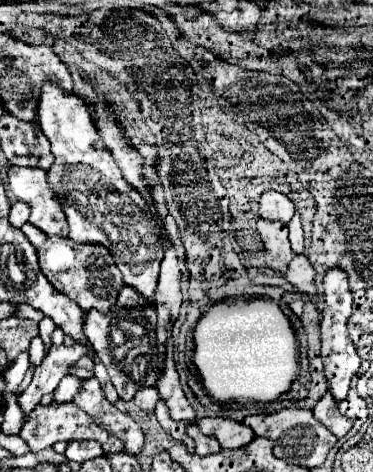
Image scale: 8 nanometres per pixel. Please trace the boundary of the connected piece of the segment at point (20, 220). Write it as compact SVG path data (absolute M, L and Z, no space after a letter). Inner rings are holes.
M14 202L8 220L10 220L10 224L12 224L14 228L20 228L22 224L28 222L28 216L30 216L30 206L26 206L24 202Z

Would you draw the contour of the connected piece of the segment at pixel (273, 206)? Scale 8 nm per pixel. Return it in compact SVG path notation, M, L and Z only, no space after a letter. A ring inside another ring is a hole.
M264 192L260 198L260 216L266 220L278 220L282 224L288 224L294 216L294 204L288 196L280 192Z

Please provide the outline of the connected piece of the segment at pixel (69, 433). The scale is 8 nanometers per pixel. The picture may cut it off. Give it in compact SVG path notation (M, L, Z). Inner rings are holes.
M52 402L50 406L36 406L32 410L32 414L28 416L28 420L24 422L20 436L26 440L26 444L30 446L32 452L50 448L54 442L70 442L70 440L96 440L96 442L100 442L100 446L104 446L106 454L124 452L122 442L118 442L118 438L114 438L114 434L110 434L108 430L98 426L86 412L82 412L82 408L74 406L72 402L66 402L66 406L58 406L58 402Z

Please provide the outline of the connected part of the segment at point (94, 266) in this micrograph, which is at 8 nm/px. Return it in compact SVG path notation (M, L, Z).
M48 238L46 244L38 248L38 260L52 286L74 300L84 312L98 310L102 314L108 314L114 308L124 282L118 266L104 246L78 244L70 238Z

